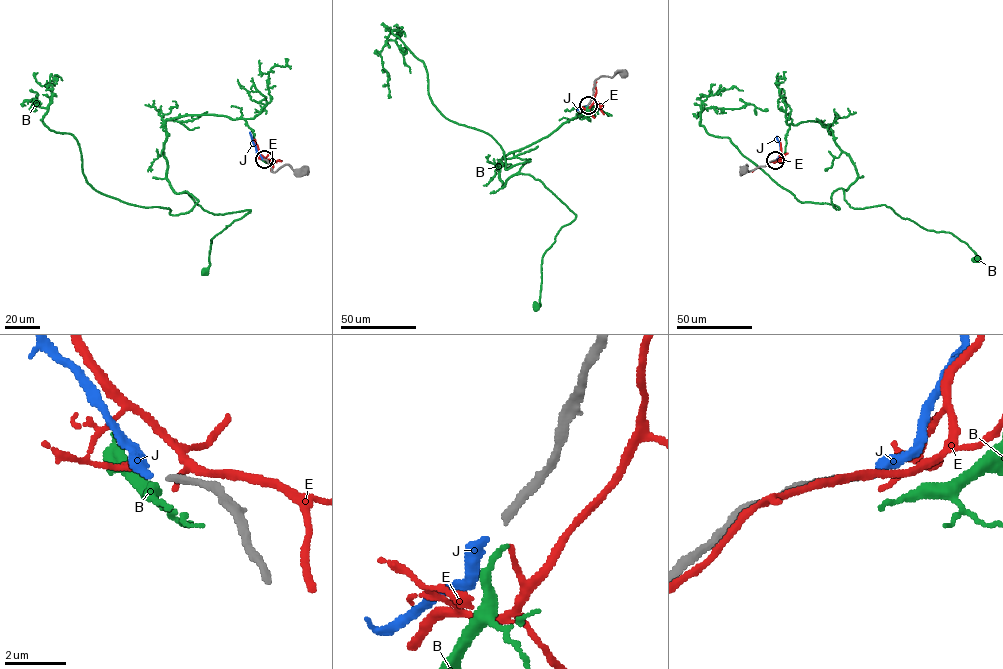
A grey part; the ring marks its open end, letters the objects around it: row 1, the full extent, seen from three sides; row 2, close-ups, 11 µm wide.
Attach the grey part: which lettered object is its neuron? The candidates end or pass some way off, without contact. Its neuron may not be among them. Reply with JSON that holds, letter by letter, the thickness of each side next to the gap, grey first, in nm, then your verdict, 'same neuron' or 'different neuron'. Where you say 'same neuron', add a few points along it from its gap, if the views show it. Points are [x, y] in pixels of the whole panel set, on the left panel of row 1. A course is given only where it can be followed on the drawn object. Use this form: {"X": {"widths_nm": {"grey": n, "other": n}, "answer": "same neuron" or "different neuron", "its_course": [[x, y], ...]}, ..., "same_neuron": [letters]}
{"B": {"widths_nm": {"grey": 240, "other": 180}, "answer": "different neuron"}, "E": {"widths_nm": {"grey": 240, "other": 140}, "answer": "different neuron"}, "J": {"widths_nm": {"grey": 240, "other": 340}, "answer": "same neuron", "its_course": [[263, 159], [249, 132]]}, "same_neuron": ["J"]}

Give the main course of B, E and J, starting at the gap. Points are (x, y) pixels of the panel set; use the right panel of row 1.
B: (776, 161), (790, 124), (827, 125), (857, 175), (843, 190), (850, 207), (888, 206), (952, 233), (977, 258)
E: (776, 160), (752, 171)
J: (776, 160), (780, 153), (776, 136)

